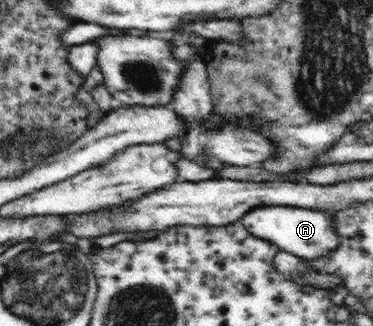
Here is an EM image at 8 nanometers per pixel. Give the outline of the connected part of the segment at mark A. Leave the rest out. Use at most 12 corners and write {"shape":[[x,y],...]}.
{"shape":[[257,206],[240,221],[302,259],[339,246],[325,211]]}

